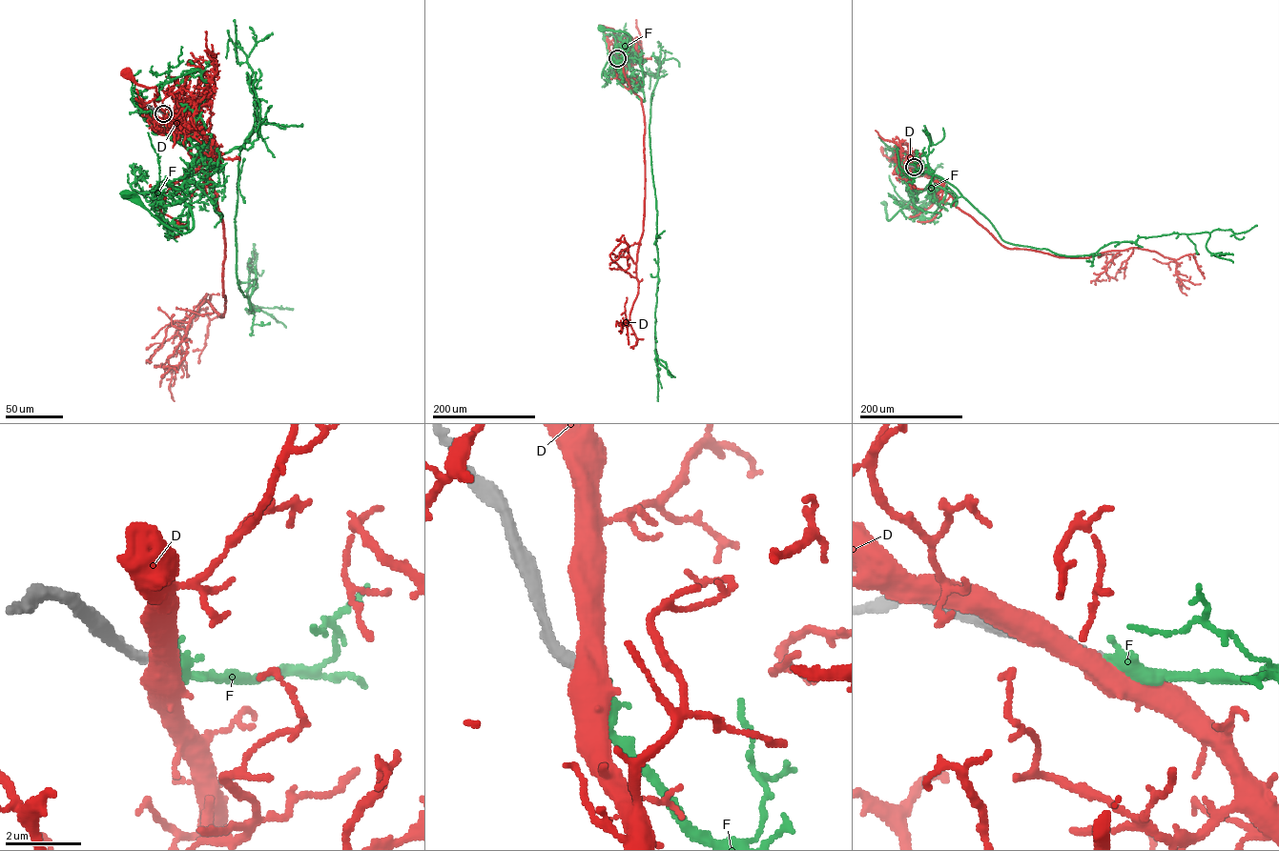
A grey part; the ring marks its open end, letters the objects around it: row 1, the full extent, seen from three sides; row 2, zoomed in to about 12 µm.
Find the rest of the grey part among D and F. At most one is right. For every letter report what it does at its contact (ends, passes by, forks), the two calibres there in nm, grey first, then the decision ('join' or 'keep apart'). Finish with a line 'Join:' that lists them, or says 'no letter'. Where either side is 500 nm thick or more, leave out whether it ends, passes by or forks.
D: 320 nm thick on the grey side, 600 nm on the other; keep apart
F: it passes by; 280 nm thick on the grey side, 260 nm on the other; join
Join: F

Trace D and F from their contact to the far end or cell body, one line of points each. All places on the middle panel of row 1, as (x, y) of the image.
D: (617, 58), (613, 50), (614, 30), (601, 27)
F: (617, 58), (620, 64), (633, 52), (634, 55), (626, 56), (630, 36), (624, 31), (601, 28)

